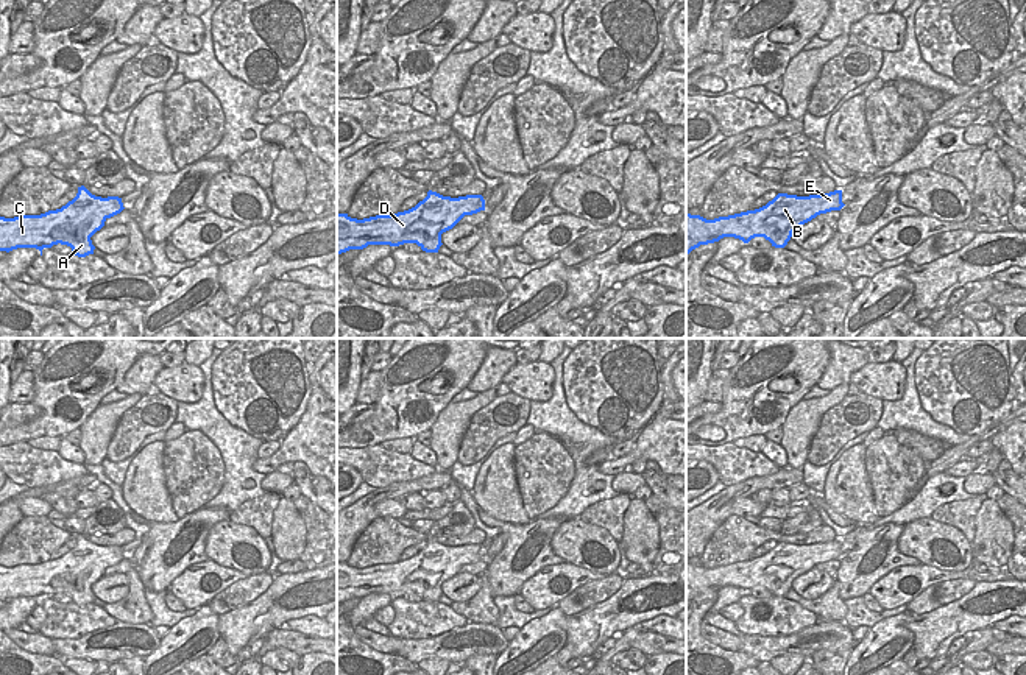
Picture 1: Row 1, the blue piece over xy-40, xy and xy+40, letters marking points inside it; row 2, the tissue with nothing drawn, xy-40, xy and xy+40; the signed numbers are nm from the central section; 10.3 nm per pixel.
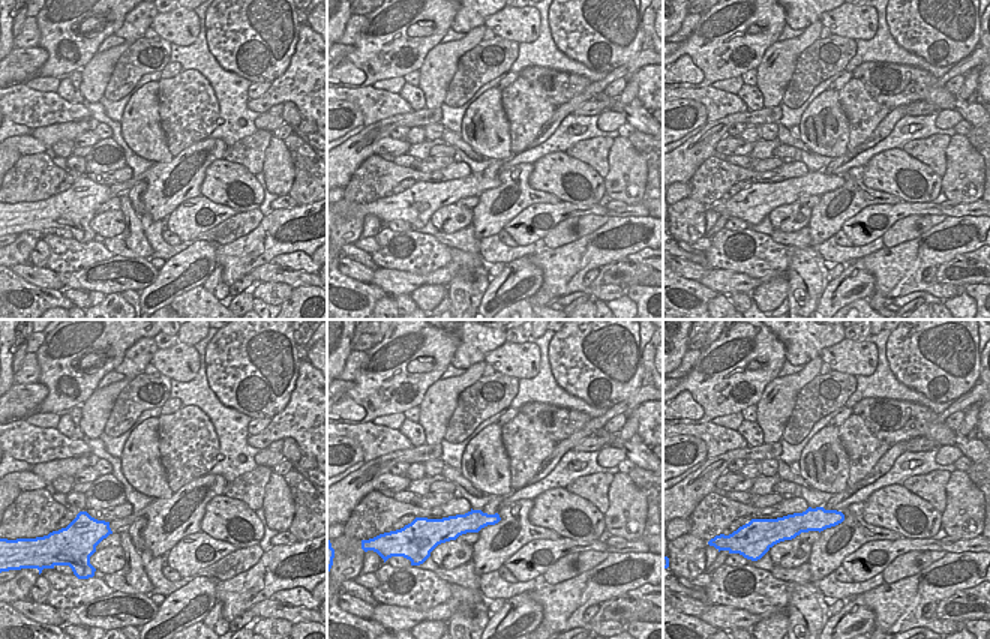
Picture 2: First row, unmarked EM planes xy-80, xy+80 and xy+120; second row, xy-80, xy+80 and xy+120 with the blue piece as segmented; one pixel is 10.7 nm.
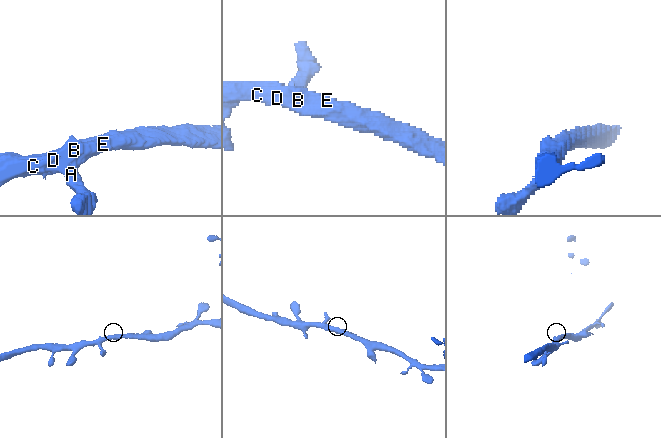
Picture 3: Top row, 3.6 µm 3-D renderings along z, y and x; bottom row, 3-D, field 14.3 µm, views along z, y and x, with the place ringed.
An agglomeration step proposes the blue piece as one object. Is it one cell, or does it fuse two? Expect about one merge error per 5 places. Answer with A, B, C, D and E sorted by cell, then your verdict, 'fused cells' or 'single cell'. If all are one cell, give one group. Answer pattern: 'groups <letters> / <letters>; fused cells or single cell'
groups A B C D E; single cell

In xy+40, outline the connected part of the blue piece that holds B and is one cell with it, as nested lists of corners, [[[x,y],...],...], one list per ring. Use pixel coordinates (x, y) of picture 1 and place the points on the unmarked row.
[[[834,539],[809,546],[778,542],[759,558],[714,569],[686,561],[686,605],[700,594],[714,592],[724,586],[734,586],[744,592],[764,586],[772,595],[784,597],[797,577],[844,555],[842,539]]]

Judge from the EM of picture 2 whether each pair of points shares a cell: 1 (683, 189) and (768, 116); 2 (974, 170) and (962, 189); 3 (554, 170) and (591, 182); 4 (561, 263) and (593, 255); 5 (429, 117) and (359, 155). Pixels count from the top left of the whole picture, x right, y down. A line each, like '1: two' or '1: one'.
1: two
2: one
3: one
4: one
5: one

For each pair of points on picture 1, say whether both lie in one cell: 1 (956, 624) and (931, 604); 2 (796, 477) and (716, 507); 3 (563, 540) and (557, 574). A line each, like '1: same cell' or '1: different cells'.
1: different cells
2: same cell
3: different cells

